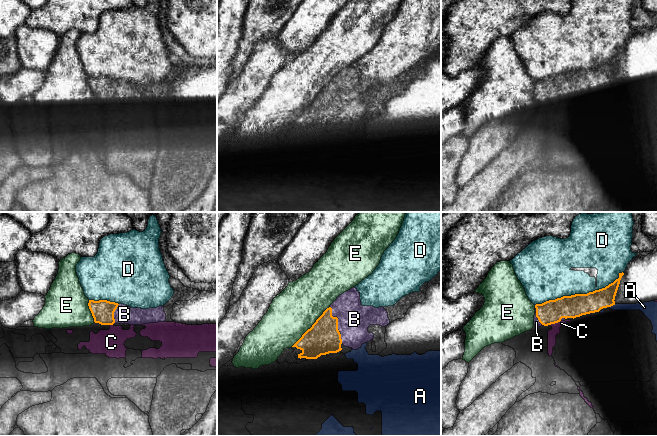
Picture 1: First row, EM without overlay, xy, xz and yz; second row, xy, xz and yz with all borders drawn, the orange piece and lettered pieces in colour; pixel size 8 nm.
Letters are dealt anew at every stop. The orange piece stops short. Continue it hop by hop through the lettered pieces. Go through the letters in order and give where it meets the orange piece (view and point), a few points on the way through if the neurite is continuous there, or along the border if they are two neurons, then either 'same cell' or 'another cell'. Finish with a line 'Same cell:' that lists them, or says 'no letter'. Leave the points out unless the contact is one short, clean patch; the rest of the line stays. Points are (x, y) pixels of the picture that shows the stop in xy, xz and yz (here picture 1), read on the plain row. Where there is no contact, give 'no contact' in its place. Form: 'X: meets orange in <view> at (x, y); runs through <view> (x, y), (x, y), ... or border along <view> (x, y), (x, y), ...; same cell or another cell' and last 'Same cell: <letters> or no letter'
A: meets orange in yz at (612, 81); another cell
B: meets orange in xz at (337, 100); same cell
C: meets orange in yz at (555, 98); border along yz (560, 96), (550, 100); another cell
D: meets orange in yz at (580, 70); another cell
E: meets orange in xz at (312, 102); another cell
Same cell: B

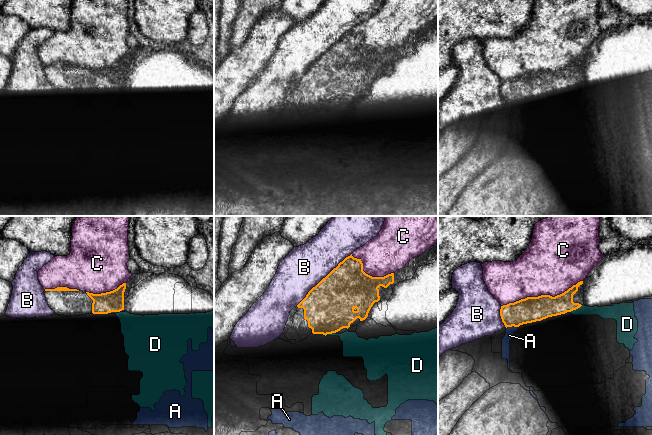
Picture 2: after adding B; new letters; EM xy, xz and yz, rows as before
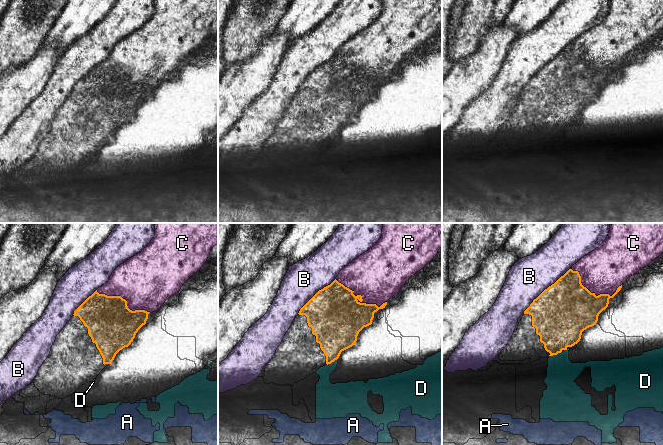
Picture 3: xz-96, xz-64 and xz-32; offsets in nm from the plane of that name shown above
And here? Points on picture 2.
A: meets orange in yz at (511, 102); another cell
B: meets orange in xz at (323, 54); border along xz (351, 29), (323, 53), (296, 81); another cell
C: meets orange in yz at (541, 71); another cell
D: meets orange in yz at (576, 84); another cell
Same cell: no letter

